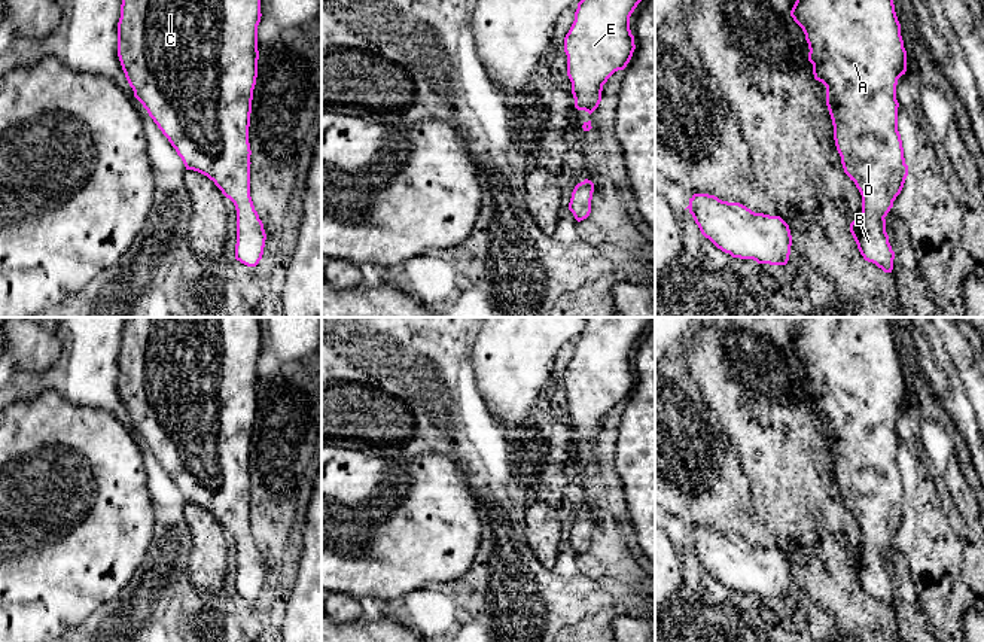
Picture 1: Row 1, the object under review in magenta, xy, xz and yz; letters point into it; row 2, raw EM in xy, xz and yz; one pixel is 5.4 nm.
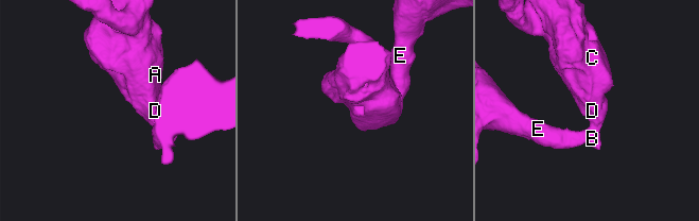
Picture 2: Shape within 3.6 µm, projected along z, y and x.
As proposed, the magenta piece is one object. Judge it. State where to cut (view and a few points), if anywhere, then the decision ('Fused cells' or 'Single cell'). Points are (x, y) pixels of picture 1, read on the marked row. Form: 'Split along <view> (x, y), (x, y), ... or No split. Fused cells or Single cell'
No split. Single cell

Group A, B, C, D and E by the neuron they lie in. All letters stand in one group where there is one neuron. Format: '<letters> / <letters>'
A B C D E

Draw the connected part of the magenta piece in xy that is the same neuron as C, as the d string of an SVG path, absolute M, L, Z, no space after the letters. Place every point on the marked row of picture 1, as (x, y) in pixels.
M122 0L118 57L134 97L168 139L186 170L207 176L237 210L235 259L256 267L266 234L250 197L249 127L258 77L261 0Z

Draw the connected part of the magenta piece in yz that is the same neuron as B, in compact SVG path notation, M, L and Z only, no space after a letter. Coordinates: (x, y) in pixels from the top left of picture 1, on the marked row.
M796 0L790 16L802 28L808 43L808 61L814 79L826 86L826 106L834 125L834 140L844 173L862 195L862 213L850 223L850 232L865 261L892 273L895 252L886 232L886 216L908 176L901 134L898 131L896 85L907 71L907 51L901 36L893 0Z

